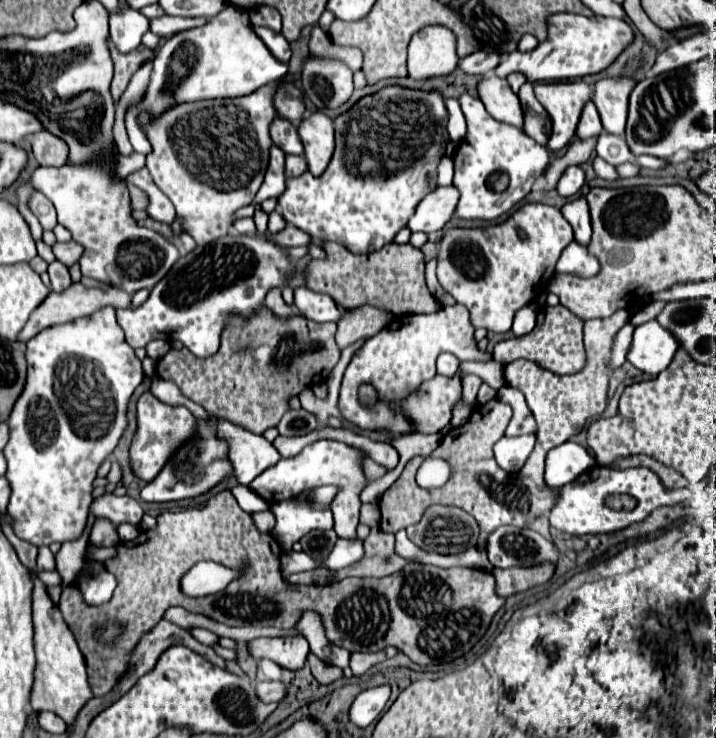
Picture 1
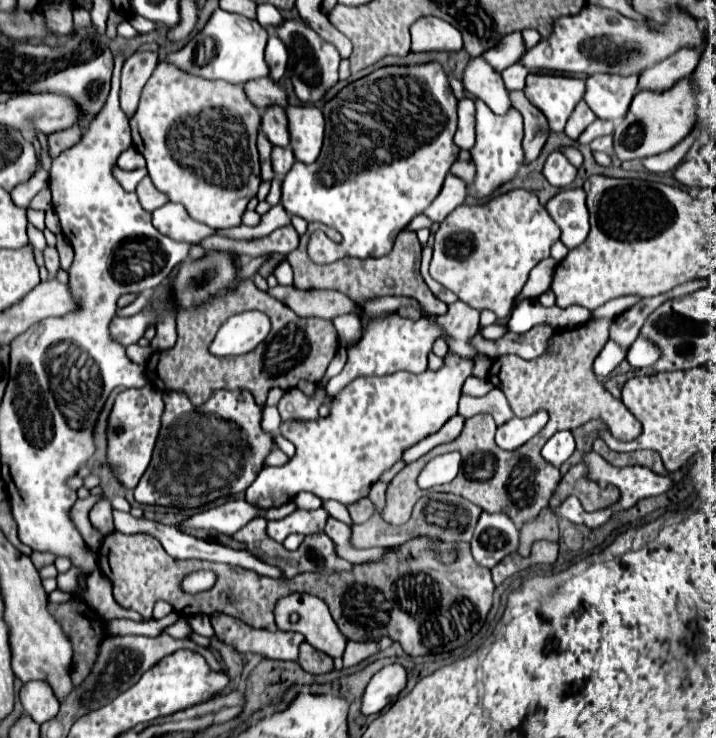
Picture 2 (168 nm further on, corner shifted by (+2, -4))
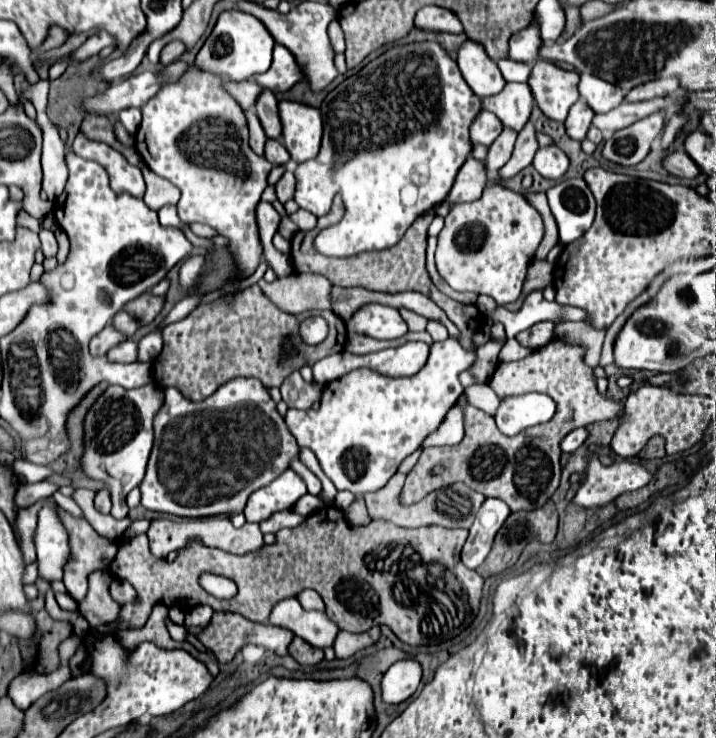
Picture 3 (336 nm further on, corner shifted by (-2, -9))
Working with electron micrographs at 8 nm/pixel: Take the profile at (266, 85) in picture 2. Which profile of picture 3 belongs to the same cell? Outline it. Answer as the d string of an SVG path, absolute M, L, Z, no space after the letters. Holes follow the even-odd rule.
M225 81L225 89L237 99L237 103L243 109L253 109L259 95L261 95L261 91L263 91L255 81L241 81L241 83Z

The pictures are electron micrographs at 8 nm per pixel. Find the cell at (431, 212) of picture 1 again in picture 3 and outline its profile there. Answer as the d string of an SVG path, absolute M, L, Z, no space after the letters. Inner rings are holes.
M469 157L457 173L453 189L447 195L447 203L457 205L457 203L467 203L467 201L479 199L485 189L485 183L487 183L487 177L485 177L483 163Z

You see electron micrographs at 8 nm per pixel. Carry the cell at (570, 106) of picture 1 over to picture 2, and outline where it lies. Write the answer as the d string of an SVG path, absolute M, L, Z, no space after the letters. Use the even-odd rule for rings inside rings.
M529 74L525 96L539 108L553 132L563 132L567 118L585 94L585 82L581 78L559 74Z

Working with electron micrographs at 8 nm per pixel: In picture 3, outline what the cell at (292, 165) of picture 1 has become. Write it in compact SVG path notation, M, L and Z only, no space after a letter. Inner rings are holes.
M269 139L267 141L267 149L265 149L265 159L271 163L271 165L287 165L291 161L291 155L287 153L287 149L283 147L281 141L275 141L275 139Z

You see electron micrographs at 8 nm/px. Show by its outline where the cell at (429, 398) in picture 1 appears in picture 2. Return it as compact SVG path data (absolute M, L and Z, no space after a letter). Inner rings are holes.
M449 350L439 370L355 378L331 400L327 418L281 422L281 434L295 442L297 454L285 466L265 466L245 490L245 500L259 510L269 510L291 502L299 492L313 492L323 500L333 498L343 504L365 498L379 476L401 460L407 448L437 432L457 414L461 386L471 376L473 366L471 360L459 360Z

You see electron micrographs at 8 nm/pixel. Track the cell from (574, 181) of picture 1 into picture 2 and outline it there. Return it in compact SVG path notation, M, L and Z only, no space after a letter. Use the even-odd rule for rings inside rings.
M551 152L543 164L543 176L551 186L565 188L575 180L577 168L561 152Z

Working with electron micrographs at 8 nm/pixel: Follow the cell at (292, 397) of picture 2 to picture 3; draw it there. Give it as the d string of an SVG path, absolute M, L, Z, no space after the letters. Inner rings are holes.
M291 373L291 377L281 385L281 395L289 409L311 409L321 401L321 393L323 385L305 383L299 373Z

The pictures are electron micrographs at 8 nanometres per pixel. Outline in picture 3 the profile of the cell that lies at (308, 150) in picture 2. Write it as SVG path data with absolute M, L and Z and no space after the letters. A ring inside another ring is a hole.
M281 101L279 115L283 121L283 145L287 147L291 159L295 163L315 159L323 133L319 109L295 101Z

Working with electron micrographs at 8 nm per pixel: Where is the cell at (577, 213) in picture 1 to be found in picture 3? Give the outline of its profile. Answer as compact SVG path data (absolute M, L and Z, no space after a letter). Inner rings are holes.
M565 179L547 191L551 213L559 225L561 245L581 239L595 219L595 199L583 179Z

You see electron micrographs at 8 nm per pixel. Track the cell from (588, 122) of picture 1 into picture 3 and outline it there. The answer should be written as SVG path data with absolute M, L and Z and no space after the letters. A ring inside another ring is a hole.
M579 99L579 101L571 107L571 113L569 113L567 121L565 121L567 135L569 135L571 139L577 139L577 141L585 139L585 137L587 137L587 131L589 131L589 127L591 127L593 115L595 115L595 113L591 111L591 107L589 107L583 99Z

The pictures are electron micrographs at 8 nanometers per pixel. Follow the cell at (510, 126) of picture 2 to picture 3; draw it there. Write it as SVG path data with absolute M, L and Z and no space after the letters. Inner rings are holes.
M507 83L503 93L499 93L499 97L485 97L481 99L481 105L483 109L495 113L505 129L513 129L515 133L519 133L529 121L533 97L529 85Z

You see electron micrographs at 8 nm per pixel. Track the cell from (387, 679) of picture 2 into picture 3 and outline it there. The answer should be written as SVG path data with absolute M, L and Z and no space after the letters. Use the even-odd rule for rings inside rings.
M413 659L393 663L381 681L381 699L387 705L399 705L409 699L421 683L421 665Z

